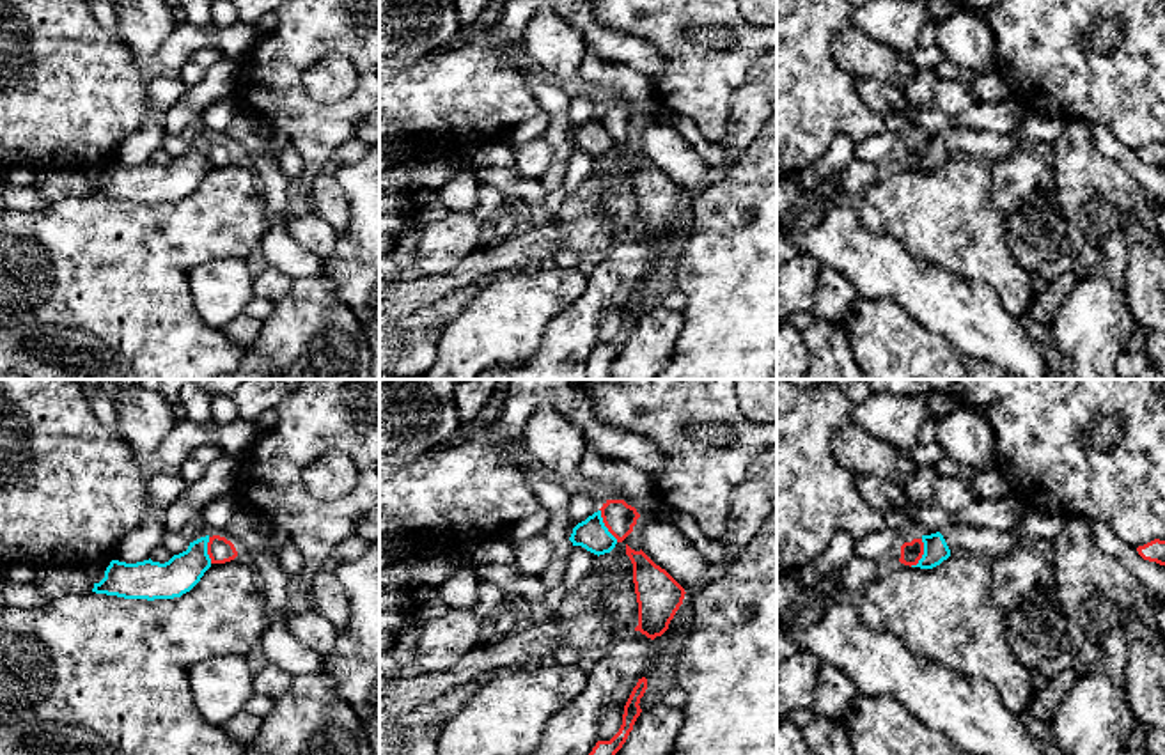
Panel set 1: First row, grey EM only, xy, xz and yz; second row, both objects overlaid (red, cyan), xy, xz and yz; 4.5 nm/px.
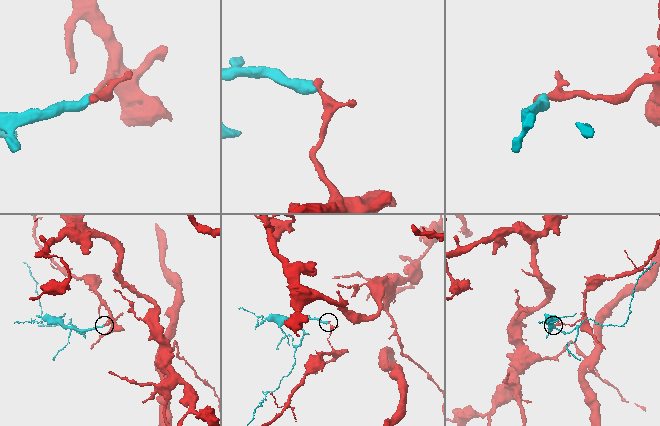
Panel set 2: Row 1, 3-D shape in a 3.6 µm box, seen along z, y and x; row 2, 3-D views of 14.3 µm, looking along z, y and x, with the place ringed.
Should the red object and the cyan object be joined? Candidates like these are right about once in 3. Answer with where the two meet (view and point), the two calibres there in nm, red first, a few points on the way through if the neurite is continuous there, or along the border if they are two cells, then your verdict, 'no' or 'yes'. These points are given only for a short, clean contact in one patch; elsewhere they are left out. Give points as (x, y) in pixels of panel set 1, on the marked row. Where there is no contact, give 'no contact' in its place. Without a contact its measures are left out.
contact xz (605, 525); calibres 150 and 140 nm; border xz (600, 509), (603, 525), (617, 541); no

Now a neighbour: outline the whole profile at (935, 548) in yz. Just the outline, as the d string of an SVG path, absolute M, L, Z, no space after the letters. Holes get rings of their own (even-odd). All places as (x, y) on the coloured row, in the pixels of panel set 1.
M1027 509L1023 523L1013 532L947 525L942 532L922 535L924 555L911 567L933 569L952 553L995 560L1025 544L1046 546L1057 537L1064 523L1066 518L1062 514Z

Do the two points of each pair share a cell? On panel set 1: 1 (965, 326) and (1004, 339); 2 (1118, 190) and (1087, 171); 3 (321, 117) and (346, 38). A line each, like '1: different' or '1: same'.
1: same
2: same
3: same

